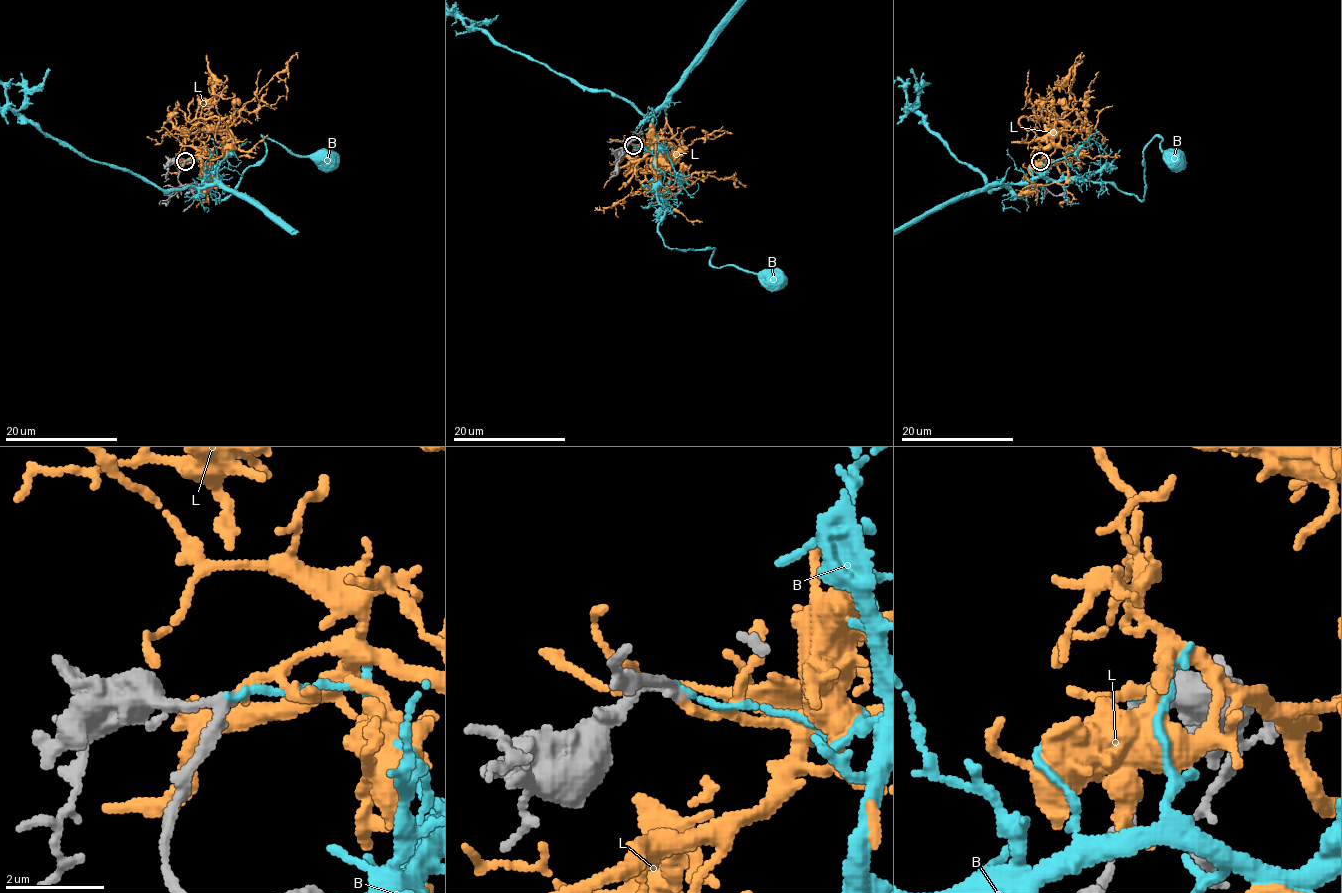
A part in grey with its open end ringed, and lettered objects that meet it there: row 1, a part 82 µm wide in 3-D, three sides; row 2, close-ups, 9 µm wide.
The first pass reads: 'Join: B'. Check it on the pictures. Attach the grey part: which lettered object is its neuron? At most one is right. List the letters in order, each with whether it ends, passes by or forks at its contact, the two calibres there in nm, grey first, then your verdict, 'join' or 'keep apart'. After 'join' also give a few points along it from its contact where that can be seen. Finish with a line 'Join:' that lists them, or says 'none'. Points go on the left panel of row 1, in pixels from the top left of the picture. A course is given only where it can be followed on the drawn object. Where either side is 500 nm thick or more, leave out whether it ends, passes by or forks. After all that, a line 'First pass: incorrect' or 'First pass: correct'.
B: it ends; calibres 200 and 110 nm; keep apart
L: it passes by; calibres 200 and 150 nm; join; course (186, 160), (222, 155), (222, 148), (205, 150), (197, 136), (205, 124), (201, 110), (224, 89), (204, 72)
Join: L
First pass: incorrect

